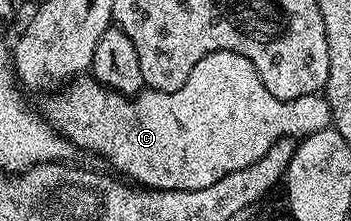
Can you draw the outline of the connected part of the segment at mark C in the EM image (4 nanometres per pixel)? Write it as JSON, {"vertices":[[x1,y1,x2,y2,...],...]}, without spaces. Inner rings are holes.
{"vertices":[[213,51,205,55,205,59,189,71,189,79,185,79,177,91,166,93,144,88,134,95,124,95,105,88,90,75,80,75,51,96,55,95,48,99,45,112,46,120,54,129,76,150,83,152,84,149,87,153,104,157,116,174,145,189,197,191,201,187,213,187,217,179,225,179,225,175,233,171,257,163,267,154,269,147,283,137,302,139,332,124,326,96,314,93,292,101,277,99,277,95,271,94,269,87,261,83,257,67,253,67,245,55,233,51]]}

